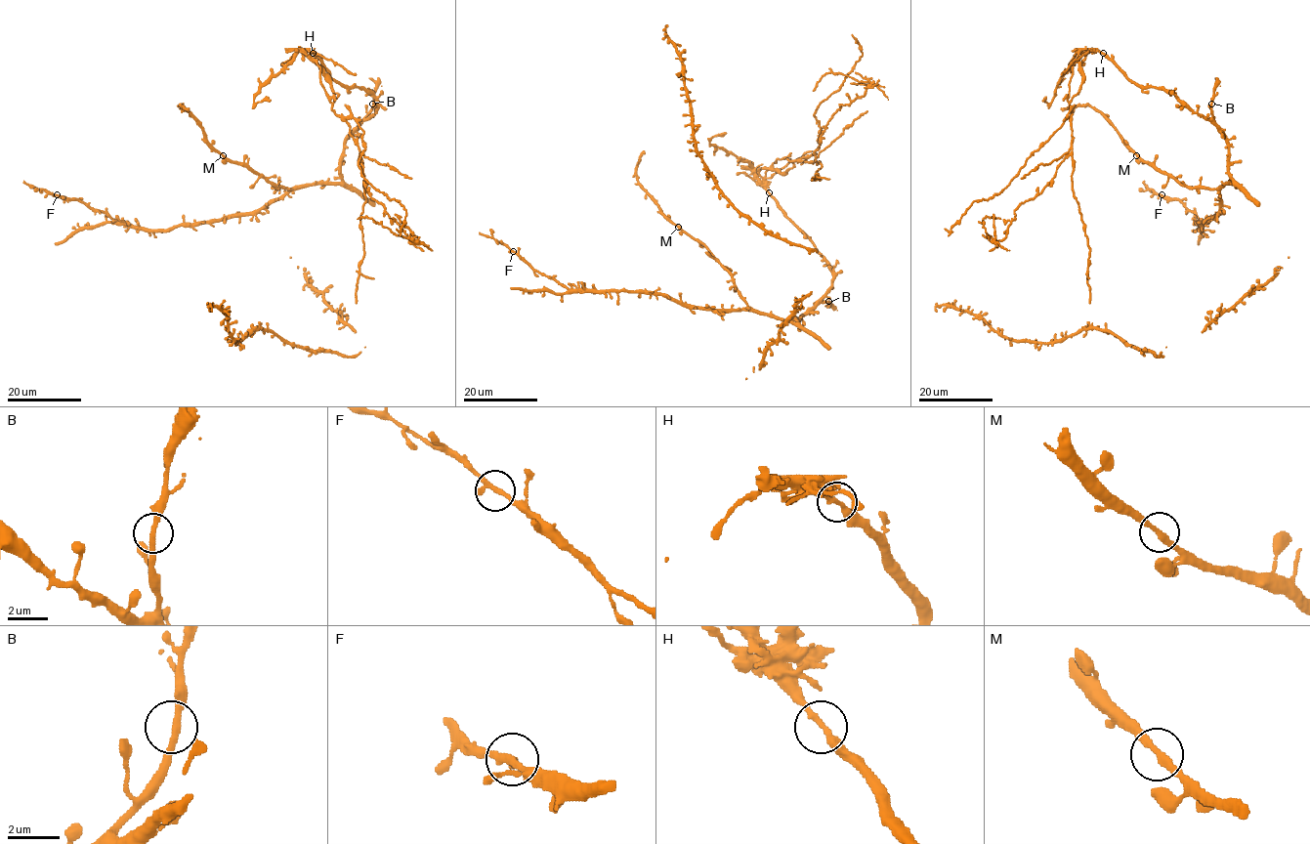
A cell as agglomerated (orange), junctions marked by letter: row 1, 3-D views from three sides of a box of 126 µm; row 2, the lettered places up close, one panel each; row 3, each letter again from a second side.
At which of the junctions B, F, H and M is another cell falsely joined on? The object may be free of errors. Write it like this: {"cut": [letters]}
{"cut": ["H"]}

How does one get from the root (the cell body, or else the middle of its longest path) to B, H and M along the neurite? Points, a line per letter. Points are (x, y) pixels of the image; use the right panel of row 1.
B: (1077, 60), (1084, 52), (1098, 50), (1129, 79), (1172, 92), (1208, 119), (1211, 104)
H: (1077, 60), (1091, 50), (1103, 53)
M: (1077, 60), (1098, 50), (1129, 79), (1163, 87), (1207, 118), (1227, 139), (1233, 183), (1184, 187), (1136, 155)

